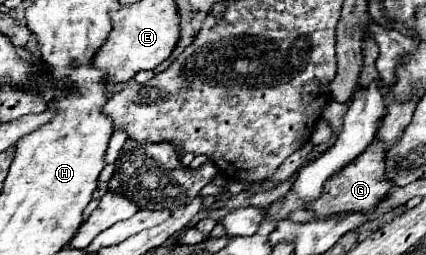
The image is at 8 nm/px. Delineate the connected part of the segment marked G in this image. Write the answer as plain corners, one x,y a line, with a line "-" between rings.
375,140
375,144
369,146
369,150
365,150
353,164
345,166
341,172
337,172
337,176
331,176
325,182
325,190
321,194
321,198
317,202
313,202
313,206
309,206
317,216
327,216
327,214
335,214
335,212
357,212
357,214
365,214
365,212
373,212
373,208
377,208
377,204
387,196
387,192
391,192
395,184
389,184
389,180
385,180
385,150
383,144

